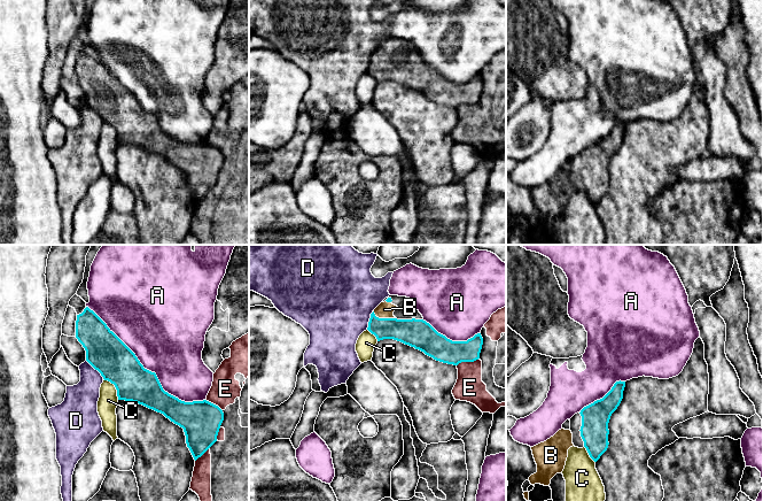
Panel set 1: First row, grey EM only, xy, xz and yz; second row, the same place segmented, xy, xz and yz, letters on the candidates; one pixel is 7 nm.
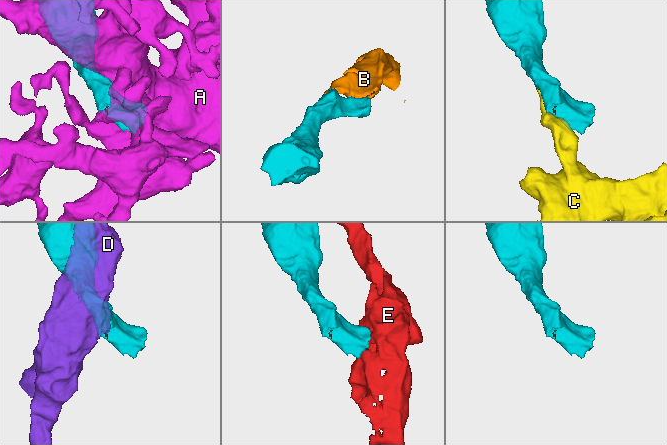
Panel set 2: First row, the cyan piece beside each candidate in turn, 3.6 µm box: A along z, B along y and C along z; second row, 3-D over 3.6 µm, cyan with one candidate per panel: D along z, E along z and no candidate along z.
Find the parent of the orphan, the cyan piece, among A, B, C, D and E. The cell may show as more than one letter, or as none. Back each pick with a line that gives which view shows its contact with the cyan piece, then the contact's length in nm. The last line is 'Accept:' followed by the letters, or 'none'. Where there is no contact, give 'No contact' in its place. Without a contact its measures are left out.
B: Touches cyan in xz. Shared border 170 nm
Accept: B

